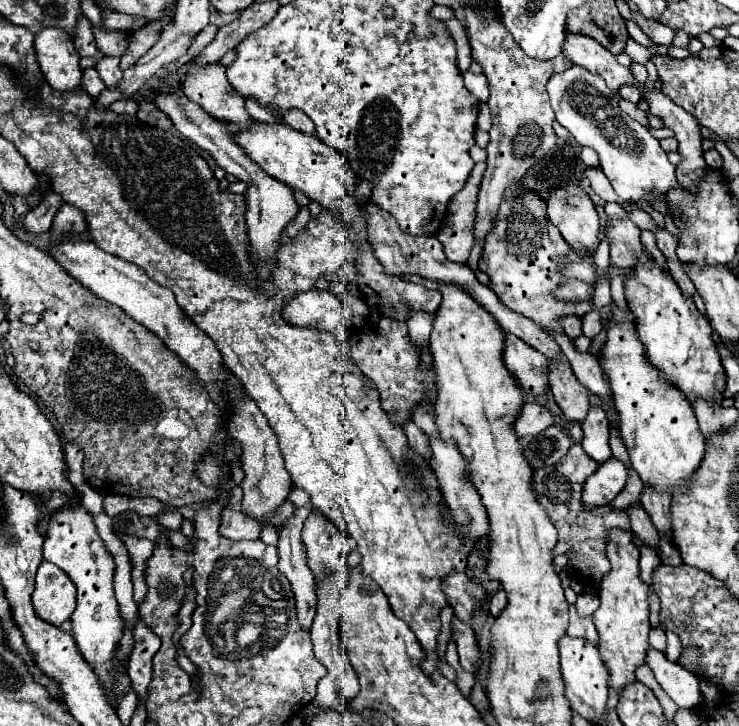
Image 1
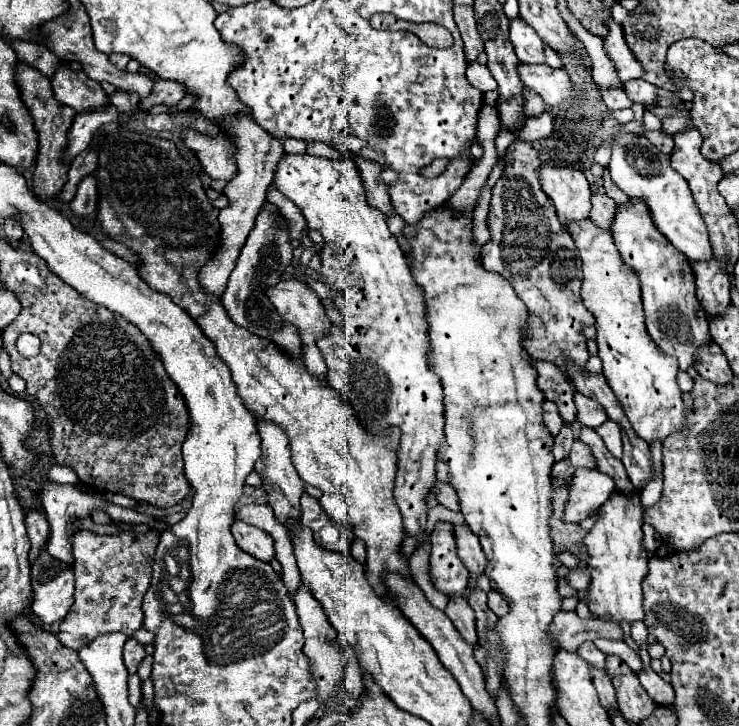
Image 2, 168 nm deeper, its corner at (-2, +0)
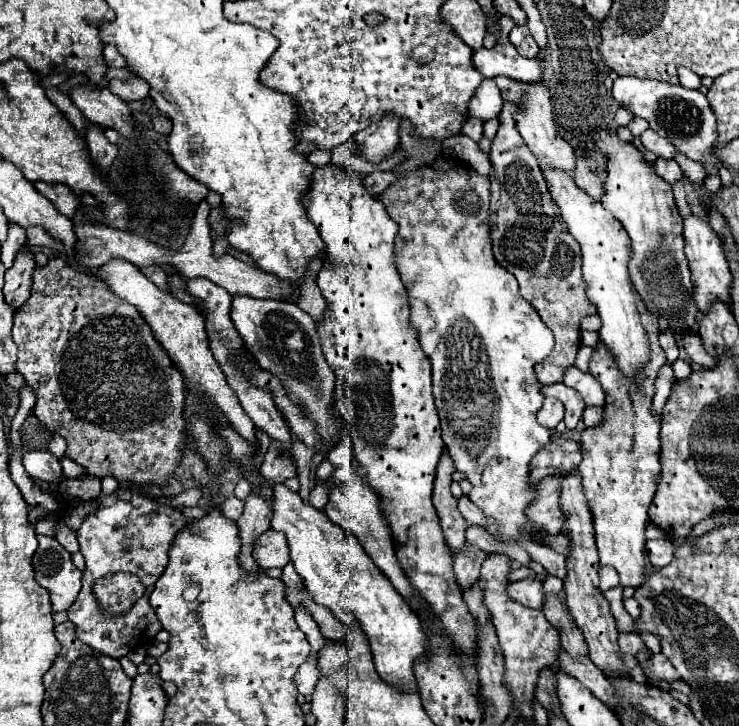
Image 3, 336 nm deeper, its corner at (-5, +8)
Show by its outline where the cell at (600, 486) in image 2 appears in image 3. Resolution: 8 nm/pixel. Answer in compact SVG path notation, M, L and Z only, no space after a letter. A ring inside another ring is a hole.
M547 476L541 482L535 484L535 502L531 502L531 506L527 506L527 518L531 518L531 522L555 536L559 534L561 522L563 522L563 512L559 506L559 480L561 476Z

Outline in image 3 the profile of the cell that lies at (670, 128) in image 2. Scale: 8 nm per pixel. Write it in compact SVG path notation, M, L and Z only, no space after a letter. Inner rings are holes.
M633 76L617 78L613 84L613 98L623 106L629 108L635 116L649 122L649 128L655 130L659 136L667 138L677 152L685 154L687 158L703 164L719 164L717 158L711 154L715 146L715 112L707 102L707 96L699 90L689 90L683 86L673 86L659 80L641 80Z

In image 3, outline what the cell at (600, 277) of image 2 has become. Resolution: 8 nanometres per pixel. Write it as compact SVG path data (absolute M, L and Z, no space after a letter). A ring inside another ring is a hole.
M541 166L547 188L551 192L553 202L561 208L561 216L567 222L569 234L579 242L583 252L583 278L587 282L587 296L597 306L597 314L601 316L601 330L599 336L605 342L605 346L613 352L615 362L619 364L621 372L633 380L641 382L641 368L649 360L649 340L647 332L643 330L639 322L639 314L633 300L631 290L631 278L629 278L629 236L623 230L621 222L613 218L613 214L607 214L607 210L601 206L601 202L595 202L579 190L573 178L567 178L563 170L551 170L551 166Z

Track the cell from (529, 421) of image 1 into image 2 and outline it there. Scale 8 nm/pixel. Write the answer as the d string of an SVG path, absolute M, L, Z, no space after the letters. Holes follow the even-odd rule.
M544 402L544 424L546 424L546 428L548 428L548 432L552 434L552 436L556 436L558 432L560 432L560 428L562 428L562 424L564 424L564 420L560 418L560 414L558 414L558 410L556 410L556 404L552 404L552 402Z

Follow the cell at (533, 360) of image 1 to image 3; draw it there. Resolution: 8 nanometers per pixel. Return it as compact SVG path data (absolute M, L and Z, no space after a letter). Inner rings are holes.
M553 384L553 386L543 386L541 388L541 394L543 396L553 396L557 400L563 402L565 406L565 426L569 430L573 430L577 426L577 422L581 420L583 416L583 400L579 398L579 394L573 390L573 388L567 388L563 384Z

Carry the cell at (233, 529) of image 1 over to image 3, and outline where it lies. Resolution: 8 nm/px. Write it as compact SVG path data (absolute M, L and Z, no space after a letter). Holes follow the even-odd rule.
M267 530L265 534L261 534L255 542L253 558L263 570L285 568L289 564L289 546L285 534L279 534L275 530Z

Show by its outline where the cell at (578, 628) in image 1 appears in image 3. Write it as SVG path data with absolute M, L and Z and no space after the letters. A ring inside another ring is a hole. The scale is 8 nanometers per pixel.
M661 652L651 656L651 660L649 660L649 670L651 670L653 676L657 676L657 678L665 678L665 680L669 680L669 682L683 680L683 678L679 678L677 670L671 666L669 660L665 660L665 656L663 656Z

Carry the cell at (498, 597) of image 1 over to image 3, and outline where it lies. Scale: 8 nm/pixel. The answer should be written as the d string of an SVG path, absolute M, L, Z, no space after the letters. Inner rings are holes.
M523 578L519 582L511 582L507 588L507 594L527 608L541 608L543 580L541 578Z

